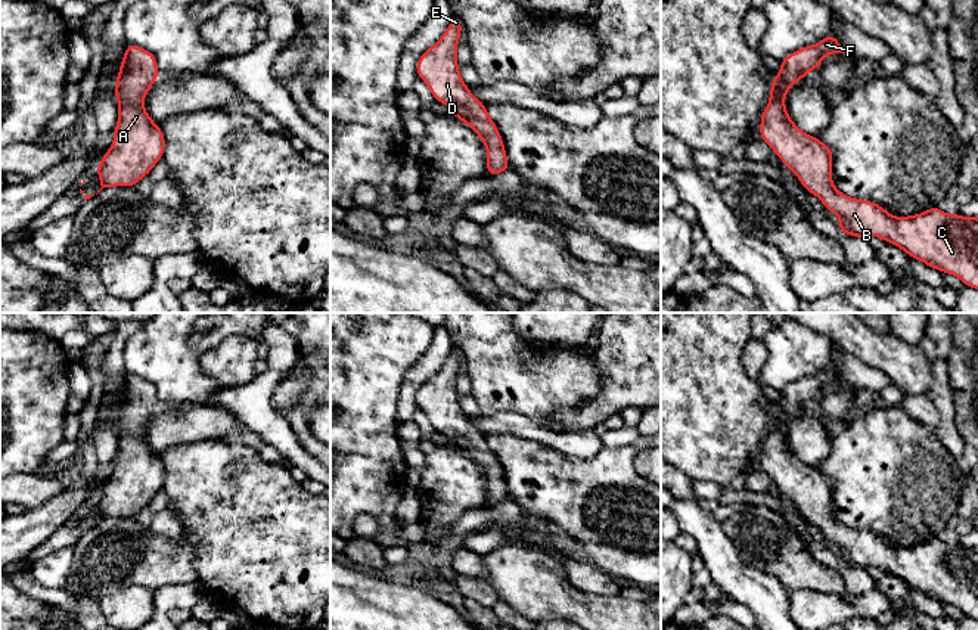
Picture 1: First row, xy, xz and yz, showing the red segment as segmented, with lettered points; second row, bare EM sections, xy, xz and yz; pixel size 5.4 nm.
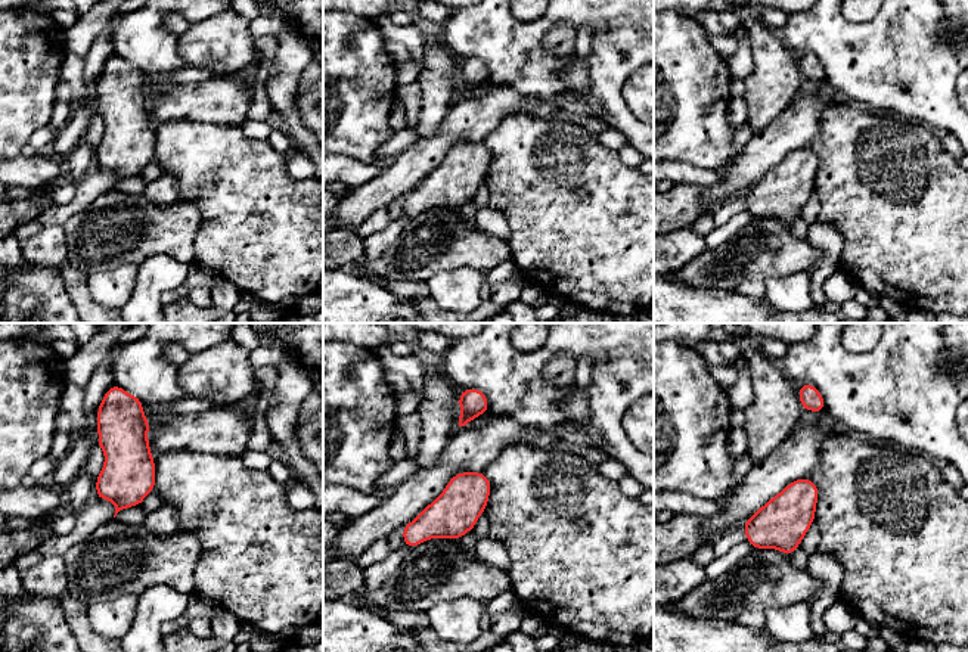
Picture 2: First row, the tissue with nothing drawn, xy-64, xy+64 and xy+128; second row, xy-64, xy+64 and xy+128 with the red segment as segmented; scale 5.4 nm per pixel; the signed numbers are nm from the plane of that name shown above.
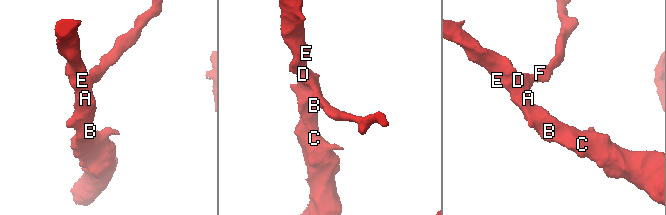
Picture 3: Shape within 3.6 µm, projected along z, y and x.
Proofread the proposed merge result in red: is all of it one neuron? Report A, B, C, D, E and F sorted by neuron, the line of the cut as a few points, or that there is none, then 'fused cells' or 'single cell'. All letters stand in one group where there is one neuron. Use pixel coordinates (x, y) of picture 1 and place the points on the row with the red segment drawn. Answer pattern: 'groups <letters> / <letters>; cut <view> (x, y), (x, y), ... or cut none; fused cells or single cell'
groups A B C D E F; cut none; single cell

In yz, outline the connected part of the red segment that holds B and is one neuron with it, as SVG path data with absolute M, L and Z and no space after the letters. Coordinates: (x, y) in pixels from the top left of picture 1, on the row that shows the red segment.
M830 32L780 60L780 71L771 78L769 106L760 114L760 137L792 170L802 187L841 218L836 227L842 233L882 238L909 257L978 289L978 217L950 215L938 207L916 215L894 217L872 201L841 193L832 181L832 149L791 120L785 108L788 90L832 53L844 50Z

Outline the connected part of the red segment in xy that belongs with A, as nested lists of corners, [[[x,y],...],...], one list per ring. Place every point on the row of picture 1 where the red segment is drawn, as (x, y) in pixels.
[[[125,44],[114,94],[118,100],[118,122],[114,142],[96,168],[103,187],[134,187],[162,159],[165,137],[143,108],[143,100],[159,77],[156,58],[149,50]]]

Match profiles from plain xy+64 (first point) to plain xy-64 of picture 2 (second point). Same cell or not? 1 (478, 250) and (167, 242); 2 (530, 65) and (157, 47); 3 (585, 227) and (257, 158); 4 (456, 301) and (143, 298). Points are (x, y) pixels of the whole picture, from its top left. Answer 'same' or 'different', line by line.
1: same
2: same
3: same
4: different

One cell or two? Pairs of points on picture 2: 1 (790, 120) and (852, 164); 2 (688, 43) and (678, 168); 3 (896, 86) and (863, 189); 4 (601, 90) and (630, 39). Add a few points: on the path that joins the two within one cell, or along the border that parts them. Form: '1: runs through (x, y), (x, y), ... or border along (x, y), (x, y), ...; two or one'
1: border along (831, 105), (822, 115), (819, 132), (806, 146); two
2: border along (669, 160), (711, 170); two
3: border along (890, 114), (924, 124); two
4: runs through (607, 77), (610, 62), (617, 49); one

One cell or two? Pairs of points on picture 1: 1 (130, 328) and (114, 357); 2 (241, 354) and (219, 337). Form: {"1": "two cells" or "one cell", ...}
{"1": "one cell", "2": "two cells"}

